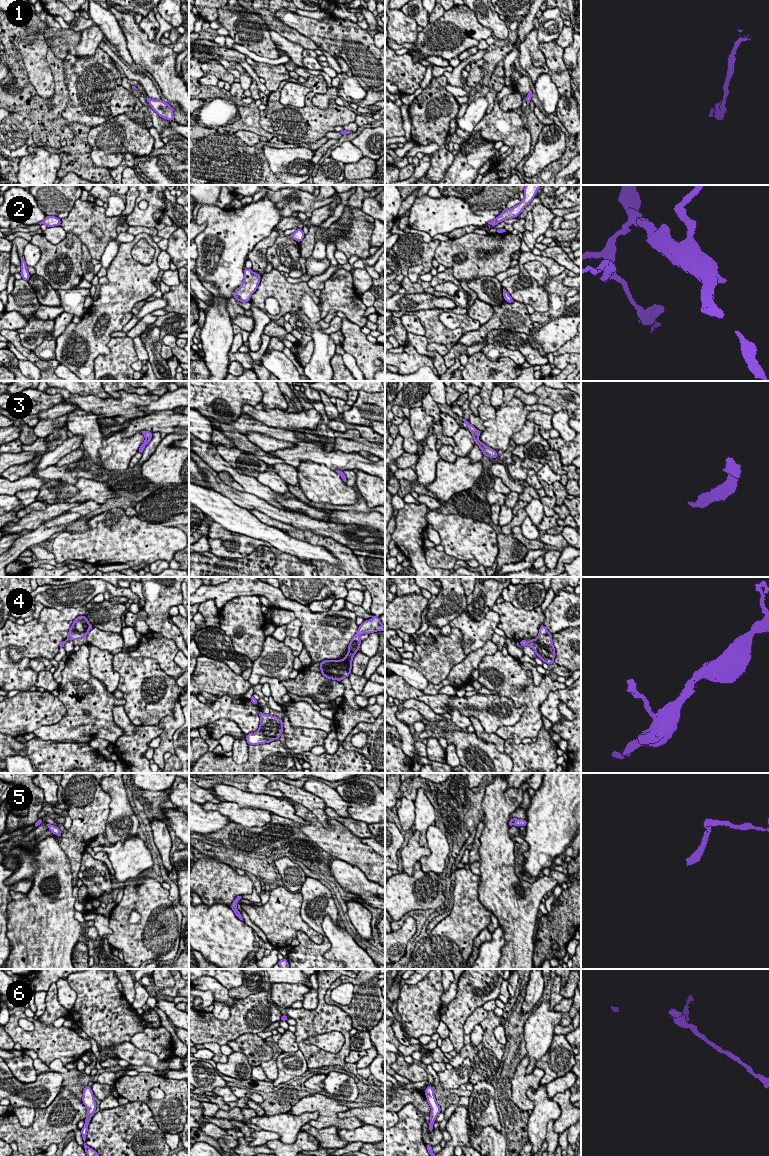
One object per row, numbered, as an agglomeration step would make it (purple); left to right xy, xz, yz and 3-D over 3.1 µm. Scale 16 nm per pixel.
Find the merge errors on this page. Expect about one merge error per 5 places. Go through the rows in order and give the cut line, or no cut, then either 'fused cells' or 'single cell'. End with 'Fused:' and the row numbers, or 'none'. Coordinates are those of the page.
1: no cut; single cell
2: no cut; single cell
3: no cut; single cell
4: no cut; single cell
5: no cut; single cell
6: no cut; single cell
Fused: none

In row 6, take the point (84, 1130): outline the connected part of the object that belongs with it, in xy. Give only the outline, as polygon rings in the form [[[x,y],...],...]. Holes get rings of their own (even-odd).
[[[89,1085],[83,1089],[82,1102],[87,1108],[86,1119],[84,1120],[85,1124],[84,1124],[84,1127],[81,1129],[82,1138],[85,1142],[89,1122],[91,1120],[91,1117],[94,1115],[96,1107],[97,1107],[97,1104],[94,1099],[94,1094],[91,1090],[91,1086]]]

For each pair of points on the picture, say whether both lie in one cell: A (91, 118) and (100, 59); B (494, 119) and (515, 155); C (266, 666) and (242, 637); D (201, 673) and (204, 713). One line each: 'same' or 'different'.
A: same
B: same
C: different
D: different

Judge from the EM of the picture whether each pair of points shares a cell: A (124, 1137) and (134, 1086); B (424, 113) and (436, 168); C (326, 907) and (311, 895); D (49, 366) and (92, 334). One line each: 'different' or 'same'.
A: different
B: same
C: same
D: different

